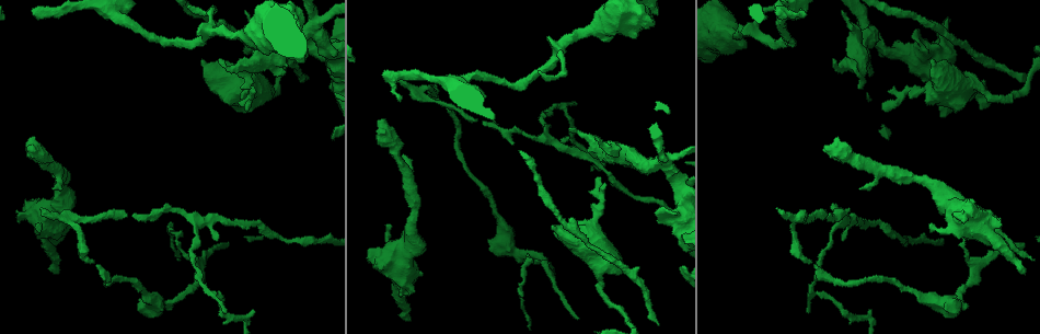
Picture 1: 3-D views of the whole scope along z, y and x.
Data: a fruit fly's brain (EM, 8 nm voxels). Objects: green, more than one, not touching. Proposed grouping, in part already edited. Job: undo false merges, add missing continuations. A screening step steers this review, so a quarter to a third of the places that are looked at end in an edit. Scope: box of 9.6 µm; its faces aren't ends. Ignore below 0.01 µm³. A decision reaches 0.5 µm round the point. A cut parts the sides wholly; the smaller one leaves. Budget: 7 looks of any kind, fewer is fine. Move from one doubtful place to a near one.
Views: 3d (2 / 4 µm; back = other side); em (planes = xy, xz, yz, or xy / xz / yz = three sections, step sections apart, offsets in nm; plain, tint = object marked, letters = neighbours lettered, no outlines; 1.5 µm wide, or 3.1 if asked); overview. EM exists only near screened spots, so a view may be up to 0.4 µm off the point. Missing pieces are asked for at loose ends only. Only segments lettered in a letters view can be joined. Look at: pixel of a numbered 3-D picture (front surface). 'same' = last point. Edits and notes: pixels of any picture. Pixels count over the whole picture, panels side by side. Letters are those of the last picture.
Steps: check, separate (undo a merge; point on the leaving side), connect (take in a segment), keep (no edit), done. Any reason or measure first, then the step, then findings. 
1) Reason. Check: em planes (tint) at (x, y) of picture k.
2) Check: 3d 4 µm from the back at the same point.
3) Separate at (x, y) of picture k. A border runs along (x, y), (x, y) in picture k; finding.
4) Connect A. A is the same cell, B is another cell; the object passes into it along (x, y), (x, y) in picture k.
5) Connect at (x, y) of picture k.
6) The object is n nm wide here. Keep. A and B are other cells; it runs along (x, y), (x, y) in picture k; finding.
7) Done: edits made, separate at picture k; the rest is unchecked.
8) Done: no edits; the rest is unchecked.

Free end. Check: 3d 4 µm at (1025, 271) of picture 1.

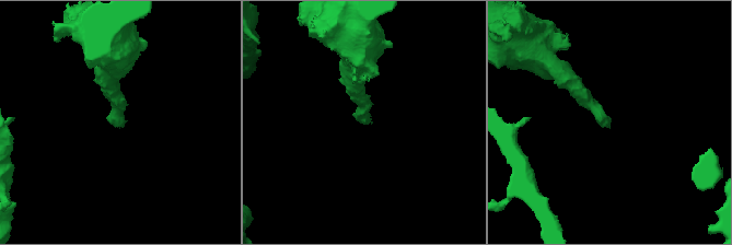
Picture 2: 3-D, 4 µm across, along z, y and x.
Check: em planes (letters) at (122, 126) of picture 2.

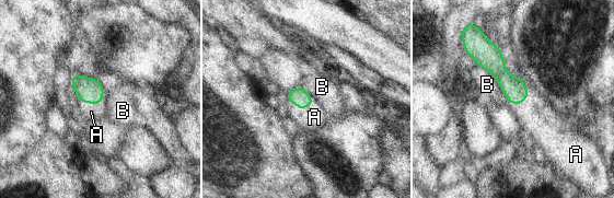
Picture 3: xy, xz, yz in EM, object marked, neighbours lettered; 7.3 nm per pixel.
Connect A. A is the same cell, B is another cell; the object passes into it along (299, 96), (300, 109), (314, 117) in picture 3; it goes on there.

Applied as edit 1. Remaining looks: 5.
Thick end. Check: 3d 4 µm at (204, 62) of picture 1.

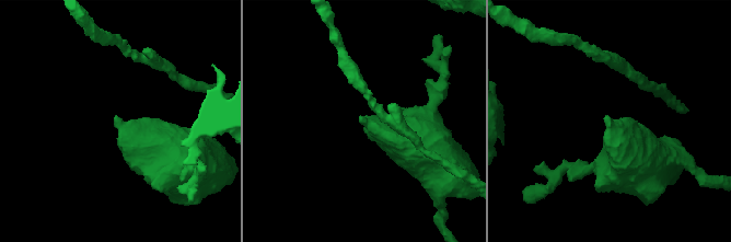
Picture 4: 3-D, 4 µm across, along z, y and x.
Need the tissue. Check: em planes (tint) at (606, 121) of picture 4.

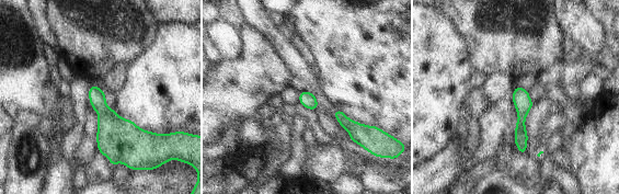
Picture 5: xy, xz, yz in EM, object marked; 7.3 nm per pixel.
What lies round it. Check: em planes (letters) at the same point.

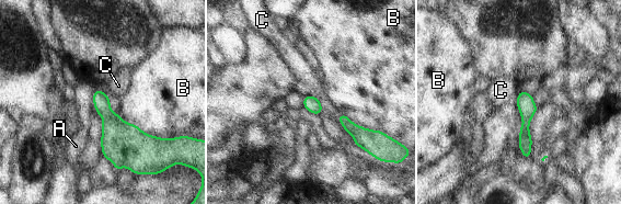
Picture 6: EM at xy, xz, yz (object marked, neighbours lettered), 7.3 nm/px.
Keep. A, B and C are other cells; a border runs along (519, 90), (515, 102) in picture 6; no lettered segment goes on from it.

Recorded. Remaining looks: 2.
Check: em xy step 4 (letters) at (561, 74) of picture 1.

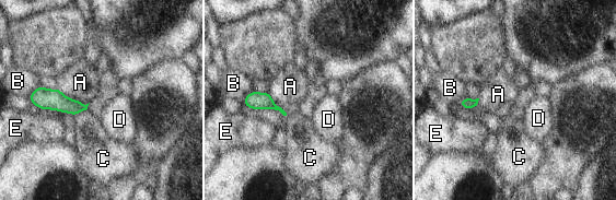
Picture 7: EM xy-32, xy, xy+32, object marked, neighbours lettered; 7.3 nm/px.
The longest contact is with A, 260 nm. Keep. A, B, C, D and E are other cells; a border runs along (58, 87), (69, 97), (89, 103) in picture 7; one neuron here.

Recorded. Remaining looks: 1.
Done: edits made, connect at picture 3; the rest is unchecked.

